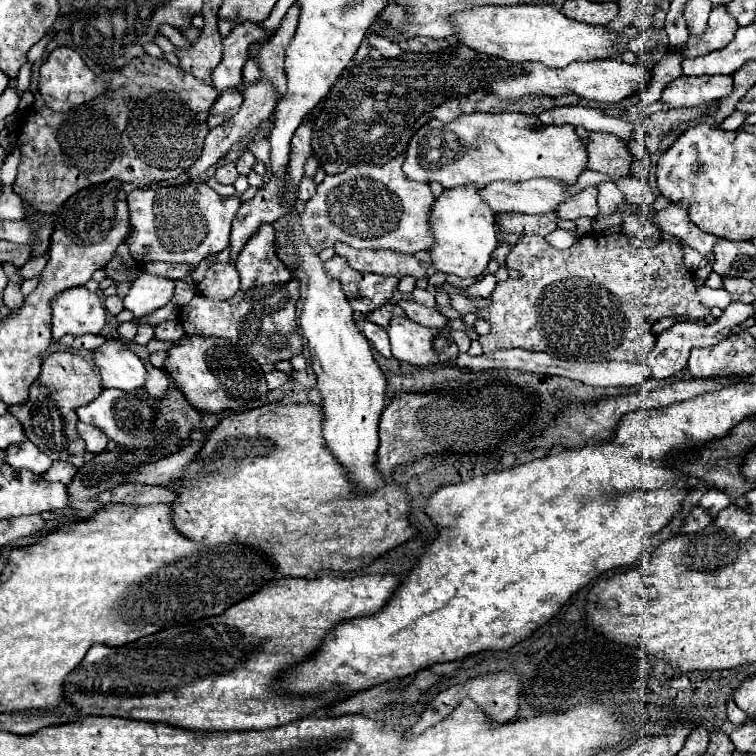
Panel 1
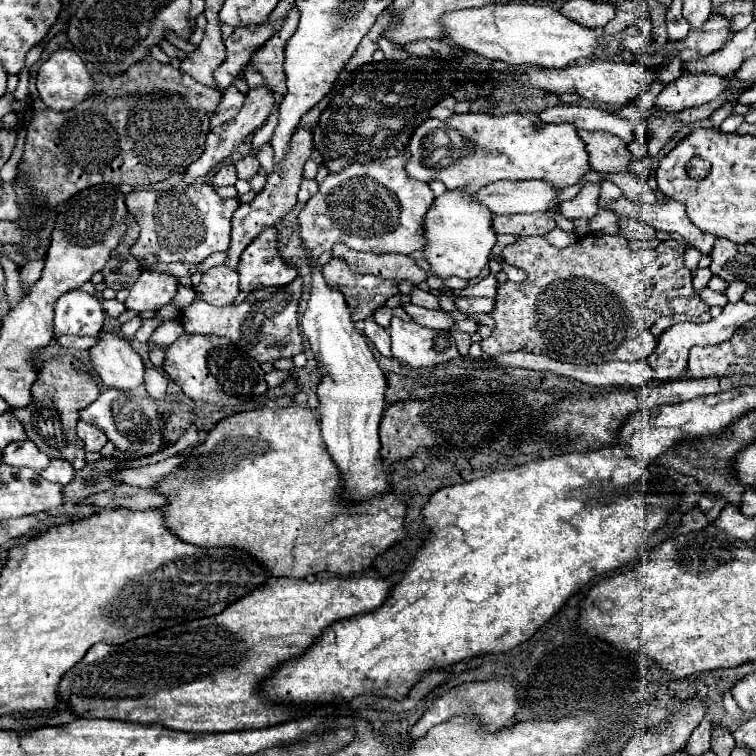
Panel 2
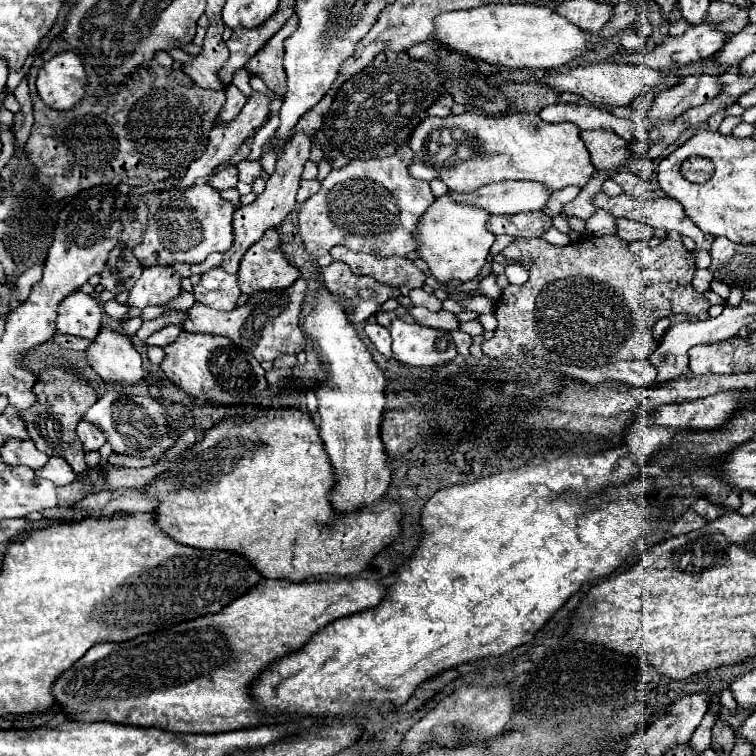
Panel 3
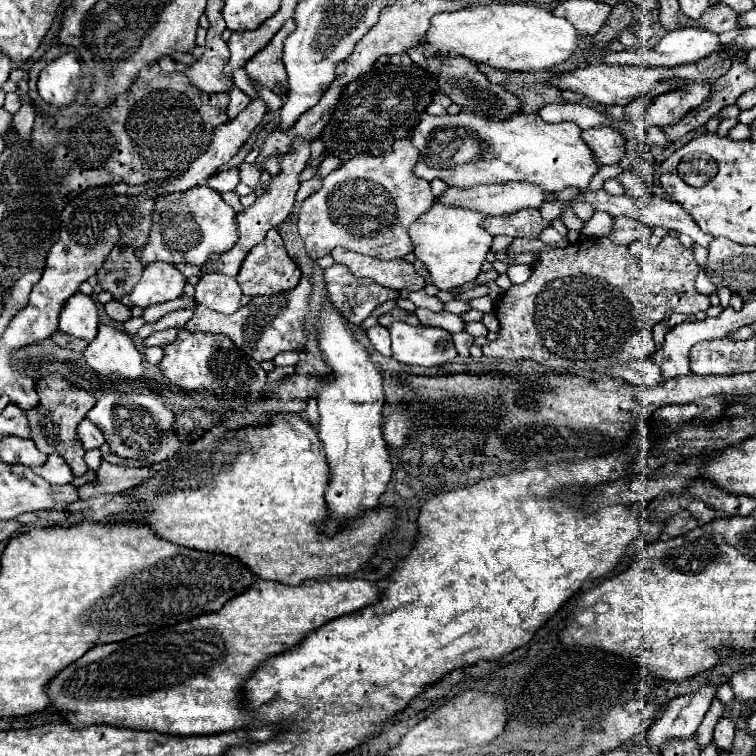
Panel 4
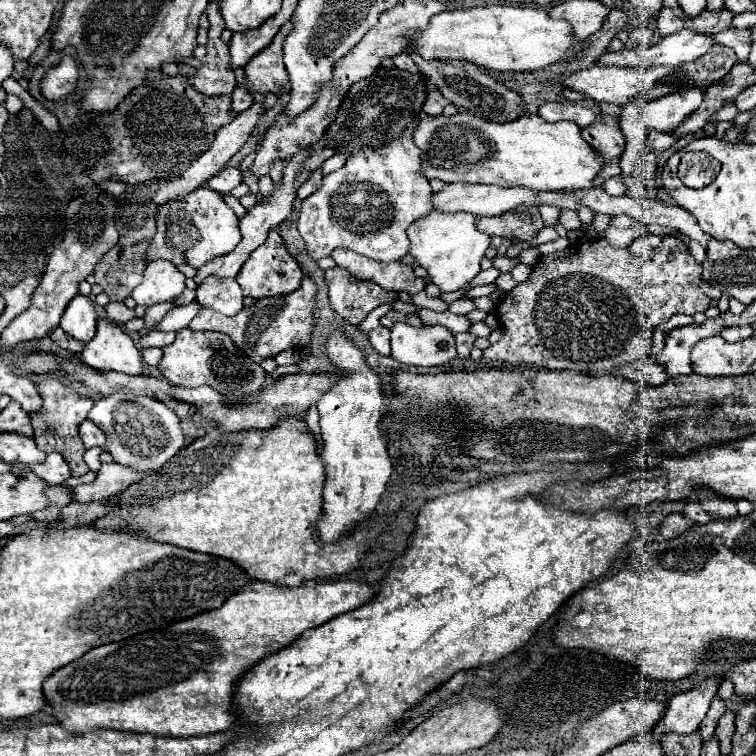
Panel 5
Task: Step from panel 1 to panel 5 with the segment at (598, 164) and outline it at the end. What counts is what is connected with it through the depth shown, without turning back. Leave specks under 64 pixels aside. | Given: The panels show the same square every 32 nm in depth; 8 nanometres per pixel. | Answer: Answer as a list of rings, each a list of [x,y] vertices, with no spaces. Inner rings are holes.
[[[606,116],[600,124],[592,124],[592,128],[582,130],[582,138],[604,158],[606,164],[620,158],[624,154],[624,134],[620,132],[618,118]]]

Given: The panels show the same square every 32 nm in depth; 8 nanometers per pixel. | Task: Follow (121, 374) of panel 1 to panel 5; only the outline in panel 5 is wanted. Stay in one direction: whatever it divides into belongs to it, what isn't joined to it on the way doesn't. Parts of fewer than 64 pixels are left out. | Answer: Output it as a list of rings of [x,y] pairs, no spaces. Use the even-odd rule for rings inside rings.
[[[100,320],[96,338],[86,344],[82,352],[84,362],[100,372],[122,372],[128,376],[142,374],[142,354],[132,338],[116,324]]]

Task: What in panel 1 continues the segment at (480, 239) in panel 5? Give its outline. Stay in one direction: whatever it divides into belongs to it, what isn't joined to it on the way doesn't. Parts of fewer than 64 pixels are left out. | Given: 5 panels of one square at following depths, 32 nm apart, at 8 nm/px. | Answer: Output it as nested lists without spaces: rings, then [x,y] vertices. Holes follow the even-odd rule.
[[[460,186],[444,190],[442,196],[432,206],[432,232],[436,244],[430,250],[436,270],[444,274],[456,274],[460,278],[480,276],[488,262],[492,250],[498,246],[496,240],[496,220],[490,206],[480,200],[480,190],[476,186]]]

